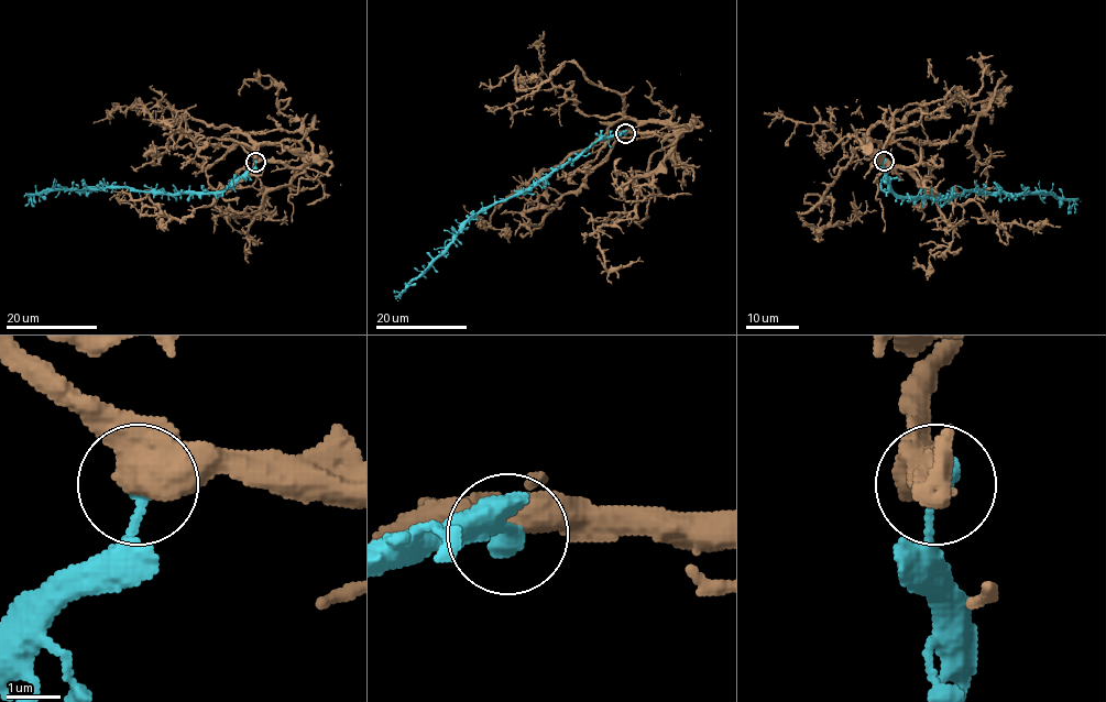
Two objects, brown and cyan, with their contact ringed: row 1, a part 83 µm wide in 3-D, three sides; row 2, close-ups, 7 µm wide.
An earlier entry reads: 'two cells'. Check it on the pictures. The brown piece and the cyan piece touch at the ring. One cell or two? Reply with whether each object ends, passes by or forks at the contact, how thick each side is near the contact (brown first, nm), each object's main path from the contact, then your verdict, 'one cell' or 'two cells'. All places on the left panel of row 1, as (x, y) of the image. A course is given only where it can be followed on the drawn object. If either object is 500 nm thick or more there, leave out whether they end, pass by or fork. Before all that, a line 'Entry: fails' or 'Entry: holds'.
Entry: holds
500/420 nm | brown via (255, 162), (298, 155), (258, 144), (251, 172), (182, 220), (146, 190), (109, 199) | cyan via (255, 162), (221, 190), (178, 194), (153, 194), (129, 188), (44, 190), (34, 194), (24, 206) | two cells

